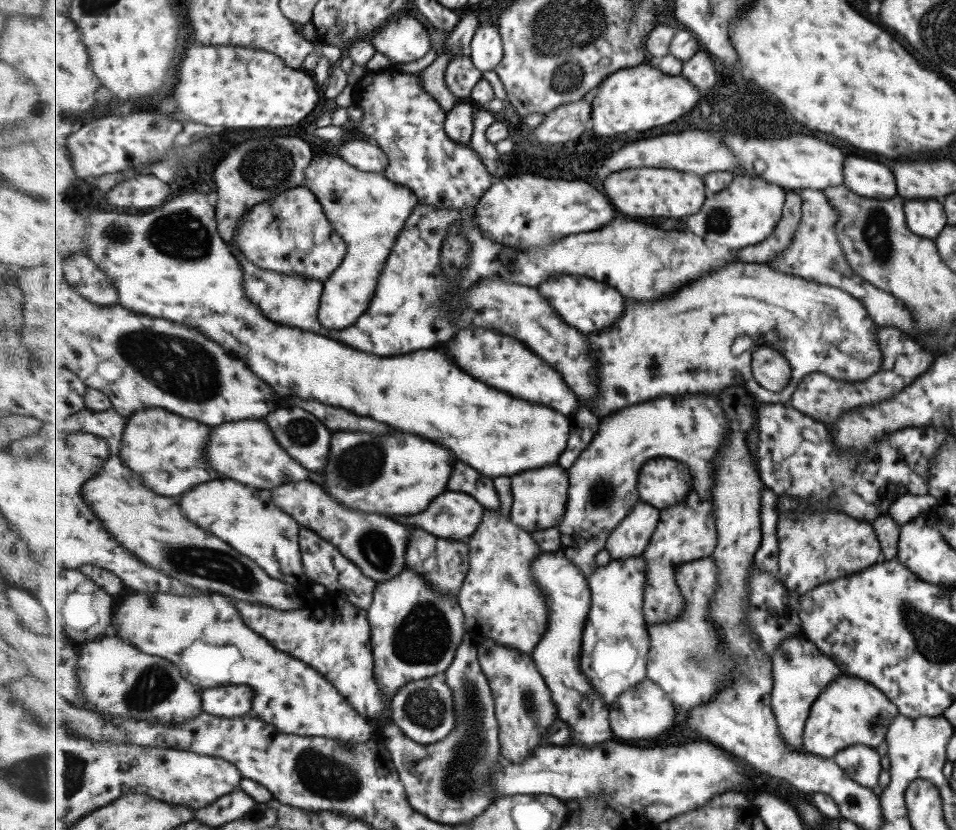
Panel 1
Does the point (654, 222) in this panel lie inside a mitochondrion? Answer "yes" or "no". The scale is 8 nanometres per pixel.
no

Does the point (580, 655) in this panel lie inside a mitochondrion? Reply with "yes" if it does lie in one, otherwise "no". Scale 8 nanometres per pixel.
no

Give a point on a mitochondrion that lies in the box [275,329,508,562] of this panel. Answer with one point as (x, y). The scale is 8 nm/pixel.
(362, 465)

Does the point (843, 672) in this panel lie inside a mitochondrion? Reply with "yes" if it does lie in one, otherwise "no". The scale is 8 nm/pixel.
no

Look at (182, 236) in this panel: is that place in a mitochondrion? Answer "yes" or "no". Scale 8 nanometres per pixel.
yes

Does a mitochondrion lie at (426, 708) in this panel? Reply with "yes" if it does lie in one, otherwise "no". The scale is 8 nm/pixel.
yes

